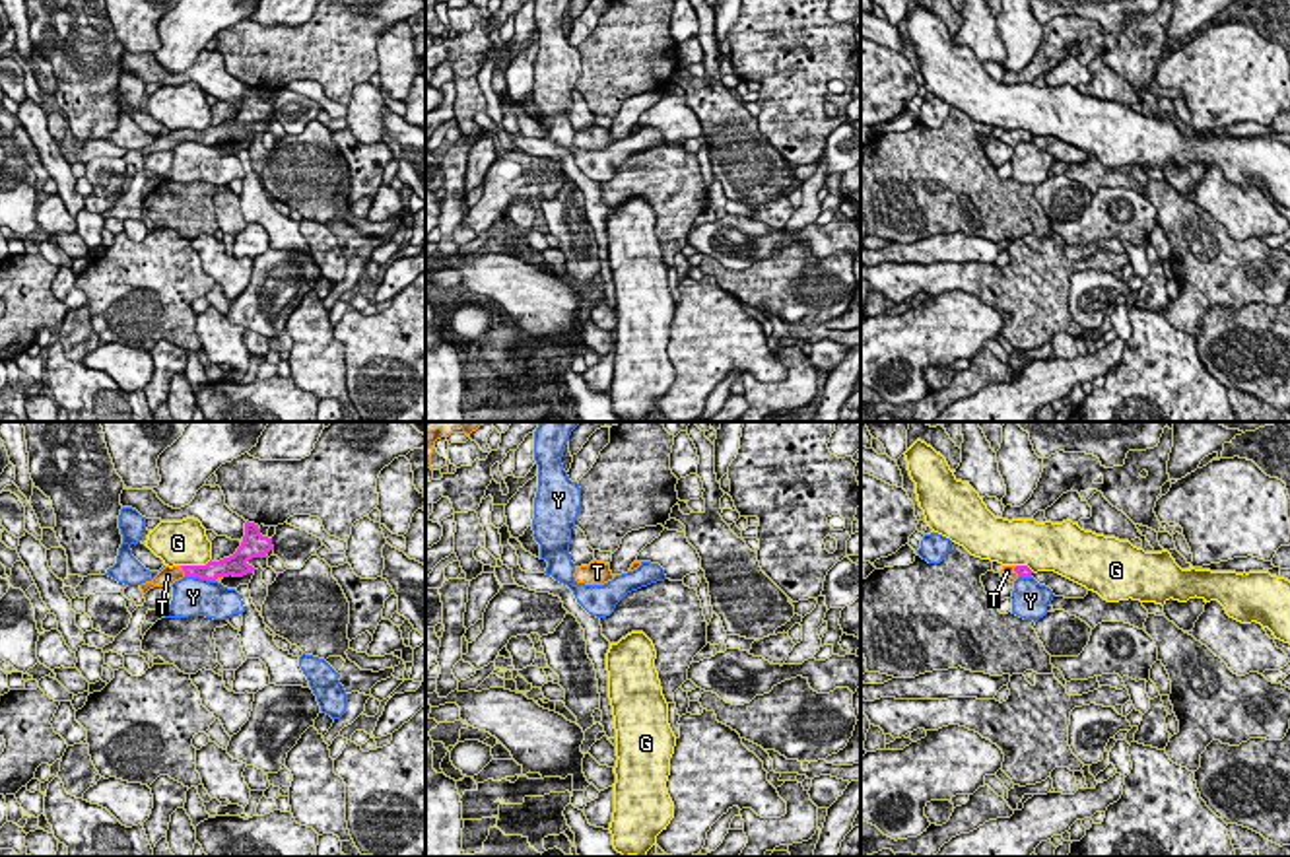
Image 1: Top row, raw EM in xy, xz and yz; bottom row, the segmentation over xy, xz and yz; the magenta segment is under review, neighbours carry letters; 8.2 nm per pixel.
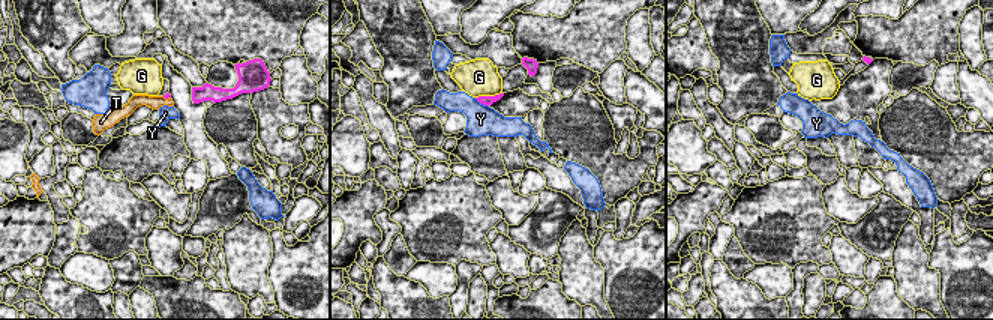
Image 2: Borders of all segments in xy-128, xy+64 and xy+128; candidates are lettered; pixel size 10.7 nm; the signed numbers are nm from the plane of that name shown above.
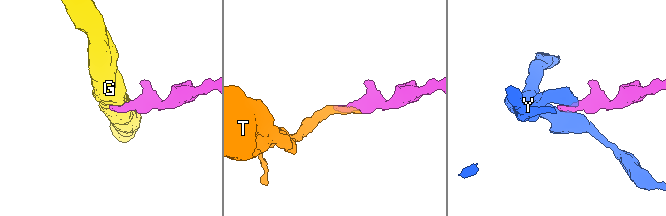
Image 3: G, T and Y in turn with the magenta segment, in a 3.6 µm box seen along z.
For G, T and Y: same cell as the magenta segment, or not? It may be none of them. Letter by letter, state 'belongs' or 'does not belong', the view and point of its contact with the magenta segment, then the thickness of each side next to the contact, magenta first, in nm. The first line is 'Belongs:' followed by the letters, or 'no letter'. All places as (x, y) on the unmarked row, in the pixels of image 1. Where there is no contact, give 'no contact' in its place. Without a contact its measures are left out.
Belongs: T
G: does not belong; meets magenta in xy at (195, 131); 160 nm thick on the magenta side, 380 nm on the other
T: belongs; meets magenta in xy at (183, 135); 160 nm thick on the magenta side, 160 nm on the other
Y: does not belong; meets magenta in xy at (201, 142); 160 nm thick on the magenta side, 320 nm on the other

